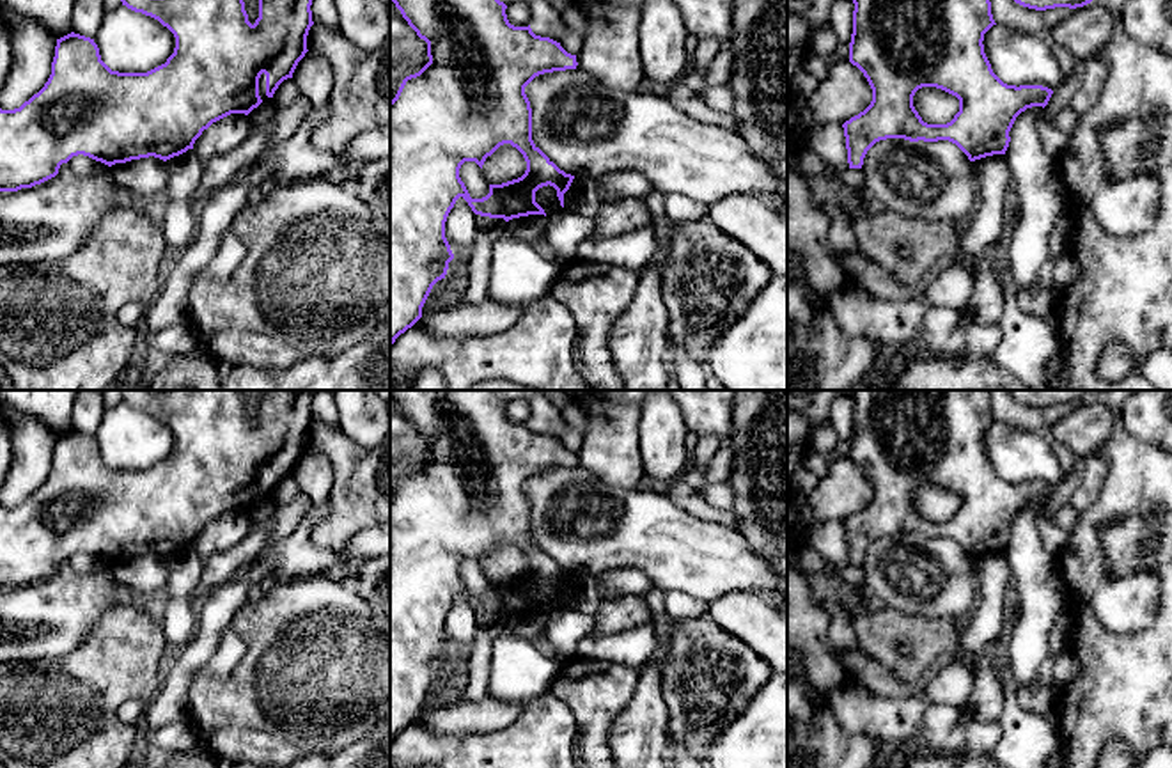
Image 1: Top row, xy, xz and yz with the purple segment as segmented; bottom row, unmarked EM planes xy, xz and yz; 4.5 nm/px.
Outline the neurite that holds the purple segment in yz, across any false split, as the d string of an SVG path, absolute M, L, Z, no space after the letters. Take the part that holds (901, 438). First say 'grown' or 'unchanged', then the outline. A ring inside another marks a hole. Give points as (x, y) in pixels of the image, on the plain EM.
unchanged; M851 390L855 401L849 459L856 463L872 486L871 502L842 521L849 566L862 566L867 548L879 537L904 536L910 539L949 537L970 559L1005 552L1009 529L1016 514L1032 504L1046 504L1053 488L1043 482L1007 482L991 466L984 451L984 431L996 422L988 390ZM922 484L942 486L959 497L959 509L947 521L927 521L913 504Z

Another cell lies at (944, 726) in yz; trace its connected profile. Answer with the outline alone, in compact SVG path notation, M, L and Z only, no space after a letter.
M931 704L924 711L920 745L929 752L954 754L965 747L966 727L972 720L970 708Z

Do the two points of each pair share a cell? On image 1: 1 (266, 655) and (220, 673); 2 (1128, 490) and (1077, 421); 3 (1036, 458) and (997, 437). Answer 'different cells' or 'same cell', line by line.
1: different cells
2: different cells
3: same cell

